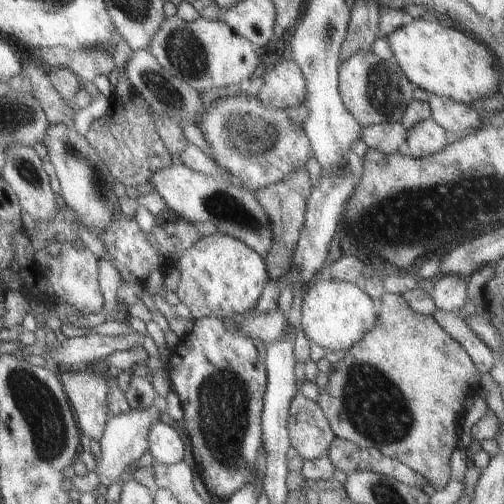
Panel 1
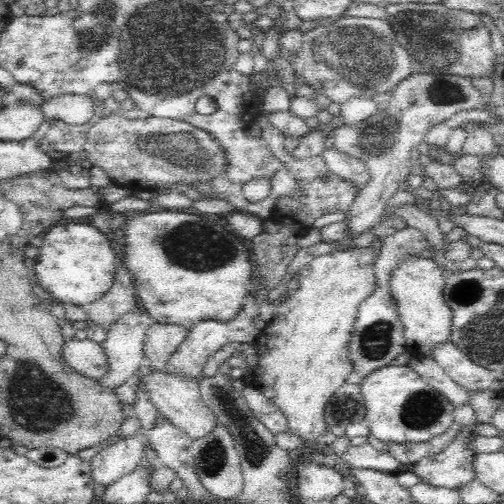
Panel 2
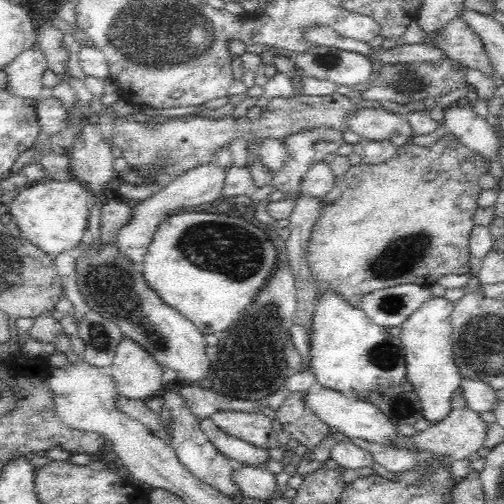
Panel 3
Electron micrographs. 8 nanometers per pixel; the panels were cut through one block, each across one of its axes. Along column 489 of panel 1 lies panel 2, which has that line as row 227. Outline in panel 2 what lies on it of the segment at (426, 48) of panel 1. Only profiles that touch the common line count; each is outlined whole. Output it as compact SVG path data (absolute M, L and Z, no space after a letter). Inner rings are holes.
M66 224L52 226L46 232L38 260L30 264L36 282L42 286L44 296L50 296L58 304L86 308L106 298L116 280L116 256L112 242L98 228L90 224Z

